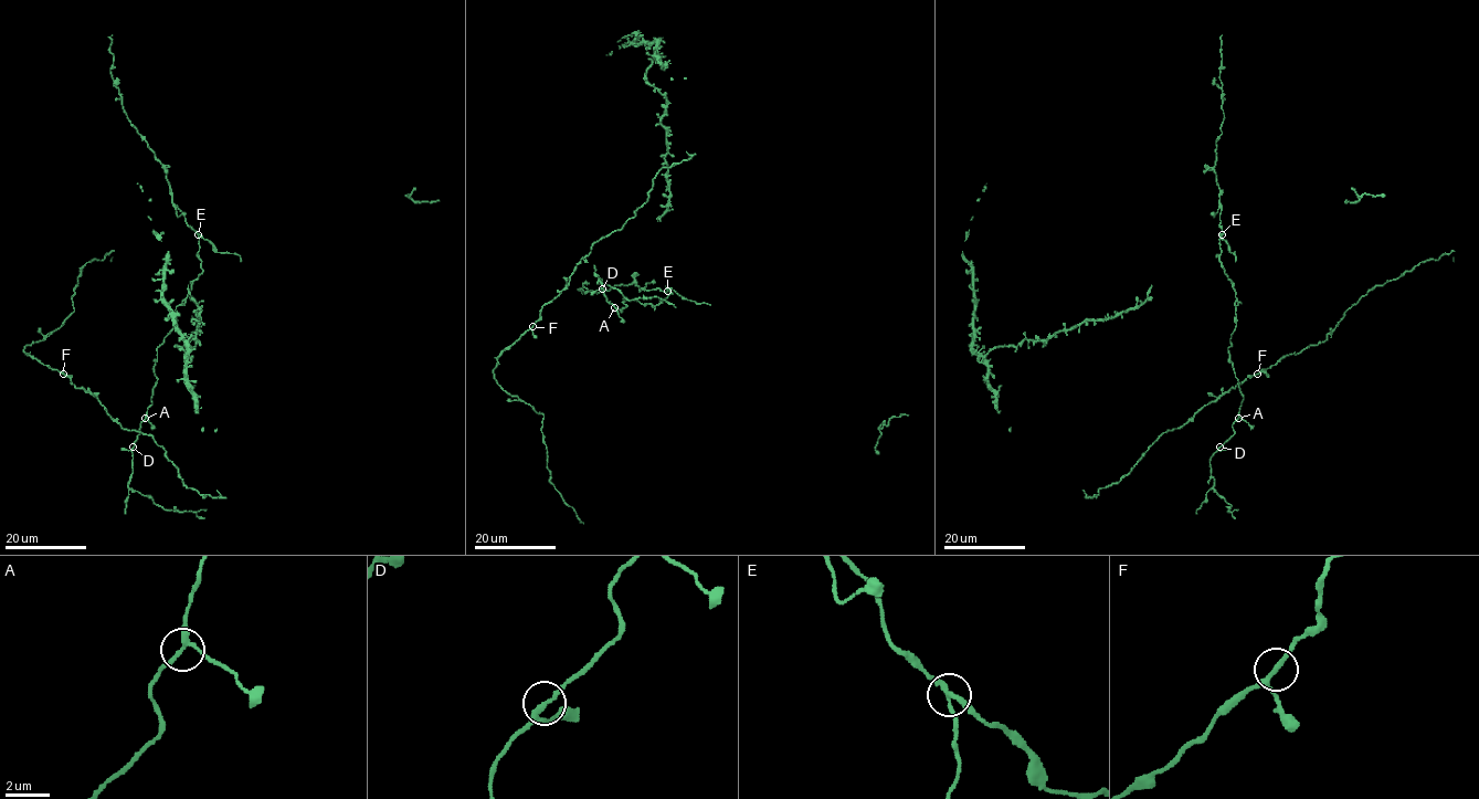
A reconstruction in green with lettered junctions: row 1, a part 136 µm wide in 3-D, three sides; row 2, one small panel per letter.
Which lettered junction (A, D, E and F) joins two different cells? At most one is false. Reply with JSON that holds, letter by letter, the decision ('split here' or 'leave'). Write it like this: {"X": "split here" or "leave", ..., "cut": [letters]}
{"A": "leave", "D": "leave", "E": "split here", "F": "leave", "cut": ["E"]}

